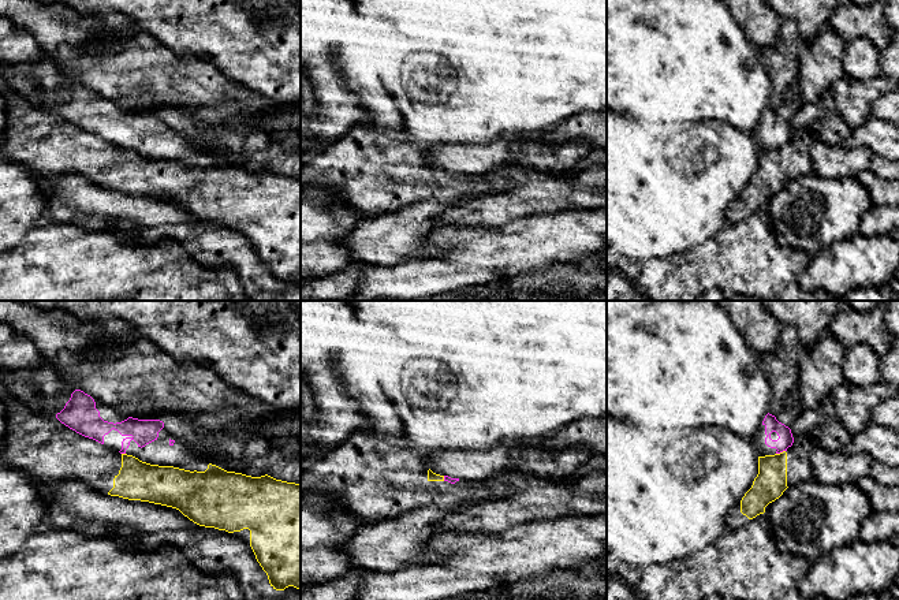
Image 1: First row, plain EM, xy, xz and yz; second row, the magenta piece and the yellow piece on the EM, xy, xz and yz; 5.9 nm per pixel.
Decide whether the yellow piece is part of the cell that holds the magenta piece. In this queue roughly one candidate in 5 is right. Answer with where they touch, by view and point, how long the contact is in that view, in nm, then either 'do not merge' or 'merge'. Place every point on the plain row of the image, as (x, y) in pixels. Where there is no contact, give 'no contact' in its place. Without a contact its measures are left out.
contact yz (780, 145); length 60 nm; do not merge

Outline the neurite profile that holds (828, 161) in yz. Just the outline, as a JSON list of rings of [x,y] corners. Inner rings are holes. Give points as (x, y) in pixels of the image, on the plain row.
[[[816,138],[810,146],[813,172],[821,178],[854,176],[869,169],[872,154],[865,146],[847,149],[843,144],[827,145],[820,138]]]

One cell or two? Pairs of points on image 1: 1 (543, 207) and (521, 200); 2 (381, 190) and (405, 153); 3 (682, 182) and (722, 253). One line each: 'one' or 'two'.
1: one
2: one
3: two

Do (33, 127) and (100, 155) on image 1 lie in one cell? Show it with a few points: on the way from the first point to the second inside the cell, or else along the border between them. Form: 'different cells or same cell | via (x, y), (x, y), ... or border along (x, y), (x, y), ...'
same cell | via (49, 144), (84, 152)

